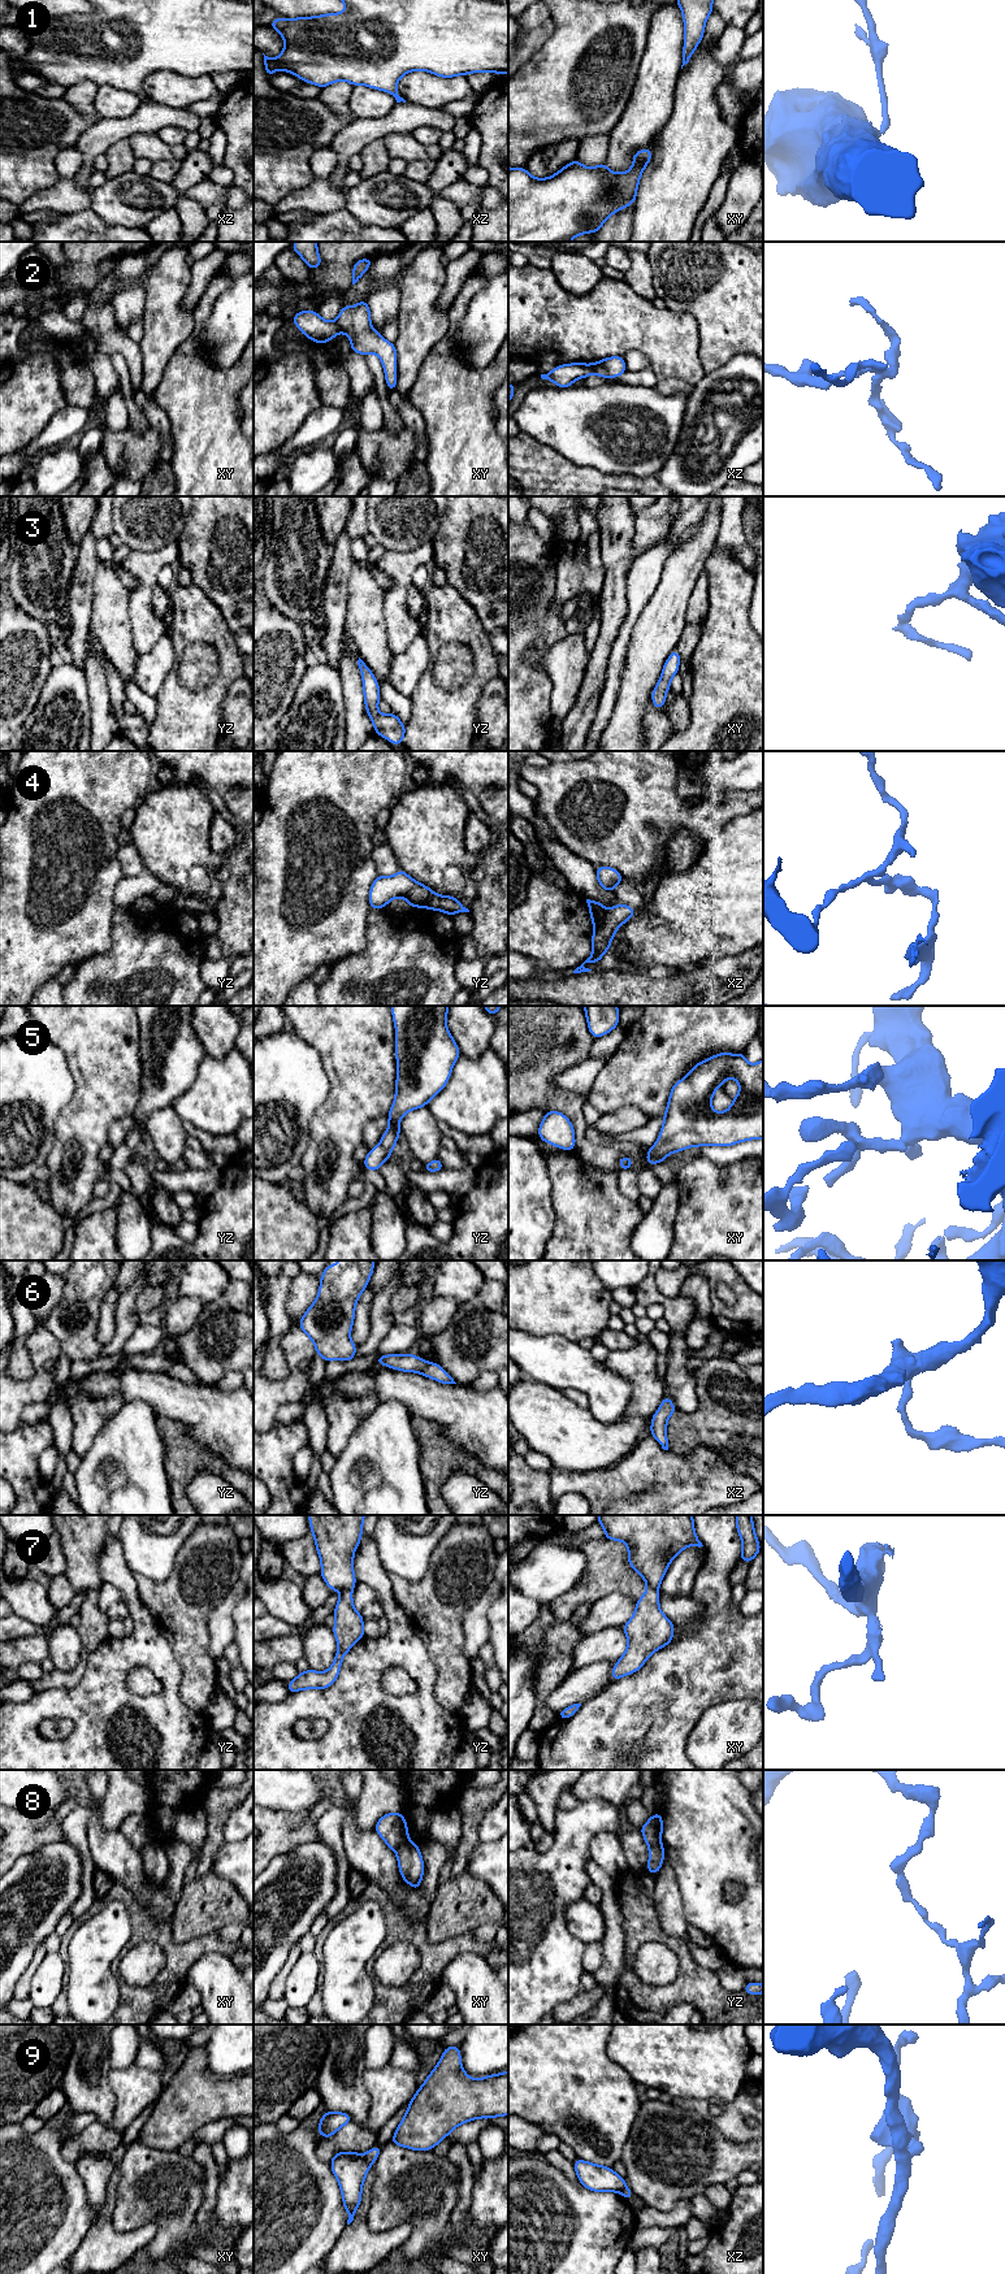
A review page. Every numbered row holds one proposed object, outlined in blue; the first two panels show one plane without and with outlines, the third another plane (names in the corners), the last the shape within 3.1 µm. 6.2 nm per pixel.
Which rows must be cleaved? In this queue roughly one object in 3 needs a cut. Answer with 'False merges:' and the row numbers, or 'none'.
False merges: 2, 4, 7, 8, 9

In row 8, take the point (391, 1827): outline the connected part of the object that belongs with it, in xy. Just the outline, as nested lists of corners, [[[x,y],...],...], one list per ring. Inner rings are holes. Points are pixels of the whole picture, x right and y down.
[[[387,1813],[382,1815],[376,1823],[374,1831],[393,1850],[397,1850],[410,1840],[408,1827],[402,1813]]]

